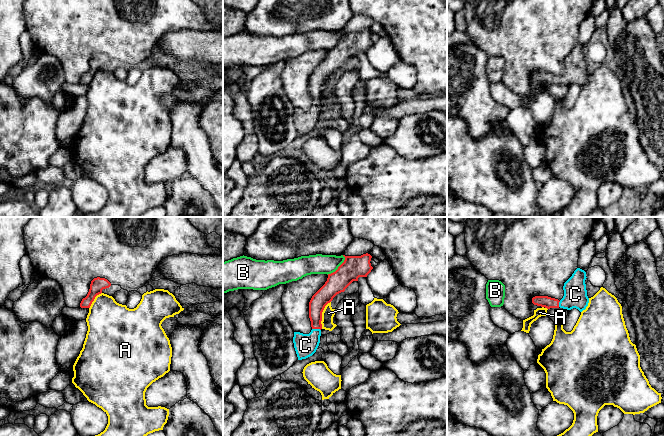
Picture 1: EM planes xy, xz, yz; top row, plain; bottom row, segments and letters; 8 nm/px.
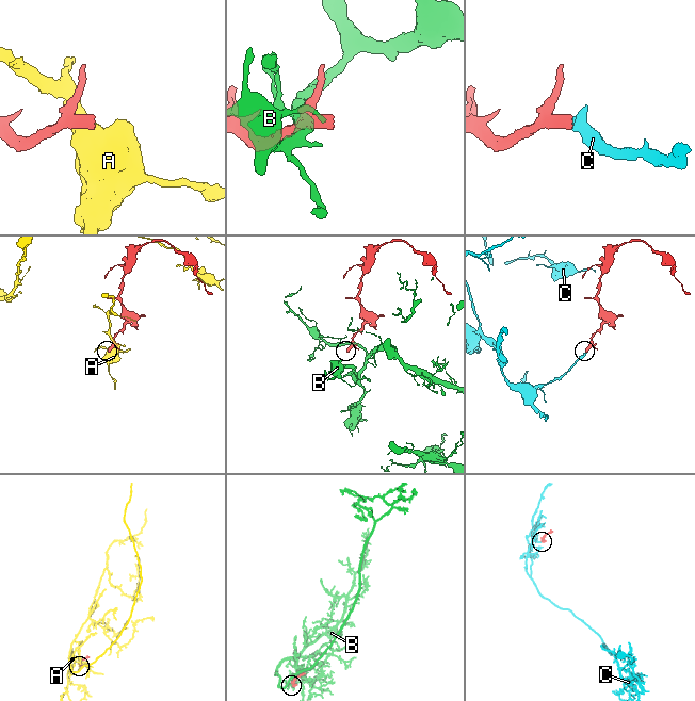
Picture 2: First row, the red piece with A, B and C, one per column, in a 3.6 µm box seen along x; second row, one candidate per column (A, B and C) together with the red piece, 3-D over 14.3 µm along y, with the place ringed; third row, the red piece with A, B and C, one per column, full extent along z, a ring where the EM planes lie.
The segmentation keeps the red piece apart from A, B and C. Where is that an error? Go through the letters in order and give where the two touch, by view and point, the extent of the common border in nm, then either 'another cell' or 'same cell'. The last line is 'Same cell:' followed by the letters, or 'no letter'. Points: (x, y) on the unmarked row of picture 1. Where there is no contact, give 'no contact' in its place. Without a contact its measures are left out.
A: contact xz (321, 91); length 240 nm; another cell
B: contact xz (338, 43); length 200 nm; another cell
C: contact xz (316, 104); length 70 nm; same cell
Same cell: C

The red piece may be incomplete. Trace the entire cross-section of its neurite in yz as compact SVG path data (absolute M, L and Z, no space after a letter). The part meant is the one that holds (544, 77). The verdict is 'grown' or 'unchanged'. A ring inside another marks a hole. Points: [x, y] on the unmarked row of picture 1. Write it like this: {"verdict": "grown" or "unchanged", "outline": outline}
{"verdict": "grown", "outline": "M577 44L572 52L564 59L564 72L560 77L548 72L535 72L532 74L532 79L547 85L560 83L571 86L576 84L582 88L589 79L585 60L586 54L586 48Z"}

